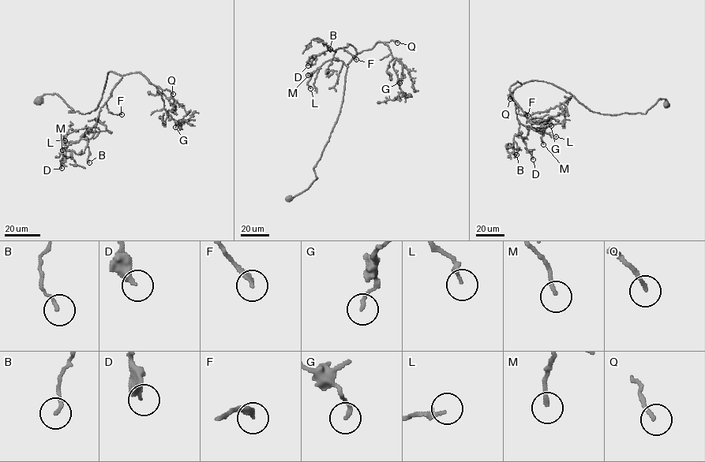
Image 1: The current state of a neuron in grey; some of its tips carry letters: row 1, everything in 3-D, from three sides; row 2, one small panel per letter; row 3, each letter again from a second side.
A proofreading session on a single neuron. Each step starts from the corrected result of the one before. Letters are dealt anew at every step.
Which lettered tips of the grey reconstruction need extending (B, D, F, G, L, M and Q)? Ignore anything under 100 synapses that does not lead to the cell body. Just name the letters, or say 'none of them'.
F, Q

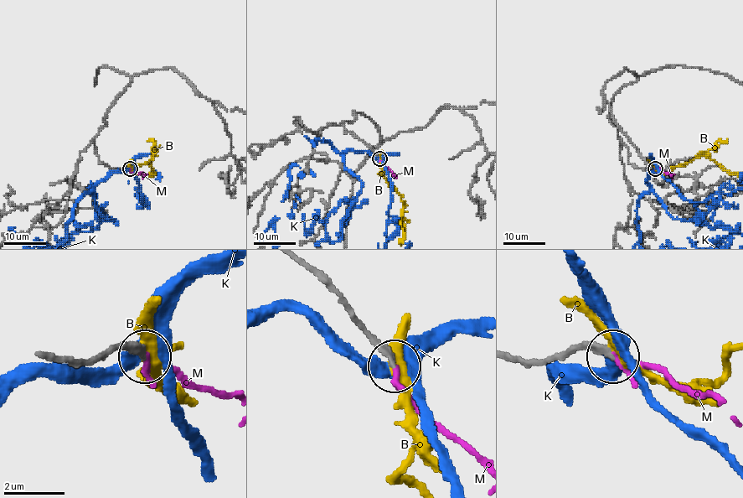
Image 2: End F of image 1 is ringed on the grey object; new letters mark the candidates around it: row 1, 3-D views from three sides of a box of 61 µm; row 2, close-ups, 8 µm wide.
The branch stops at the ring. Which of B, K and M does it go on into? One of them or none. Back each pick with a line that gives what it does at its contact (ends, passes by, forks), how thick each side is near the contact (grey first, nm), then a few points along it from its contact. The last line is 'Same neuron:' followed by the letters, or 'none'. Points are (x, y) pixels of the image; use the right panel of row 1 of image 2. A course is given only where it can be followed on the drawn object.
M: it passes by | 200/160 nm | via (655, 168), (675, 175)
Same neuron: M

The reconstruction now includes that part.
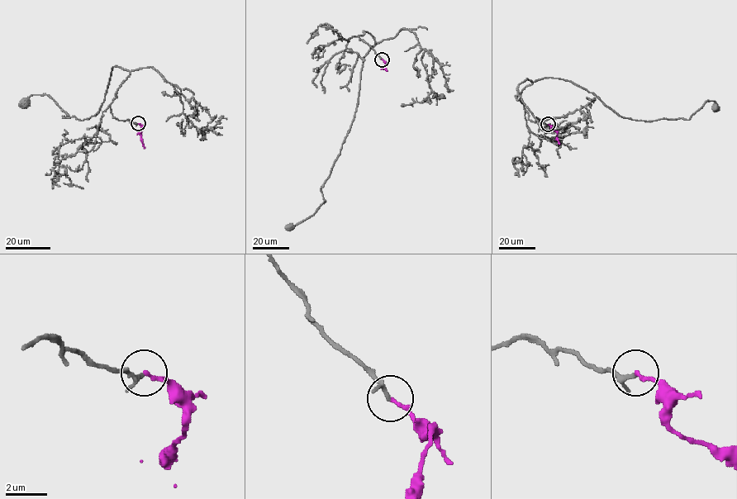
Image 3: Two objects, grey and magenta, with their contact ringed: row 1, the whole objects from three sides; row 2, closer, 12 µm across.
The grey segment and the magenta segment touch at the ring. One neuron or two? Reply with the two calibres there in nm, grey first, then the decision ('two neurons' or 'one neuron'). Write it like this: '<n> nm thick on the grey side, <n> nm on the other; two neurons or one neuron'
150 nm thick on the grey side, 180 nm on the other; two neurons

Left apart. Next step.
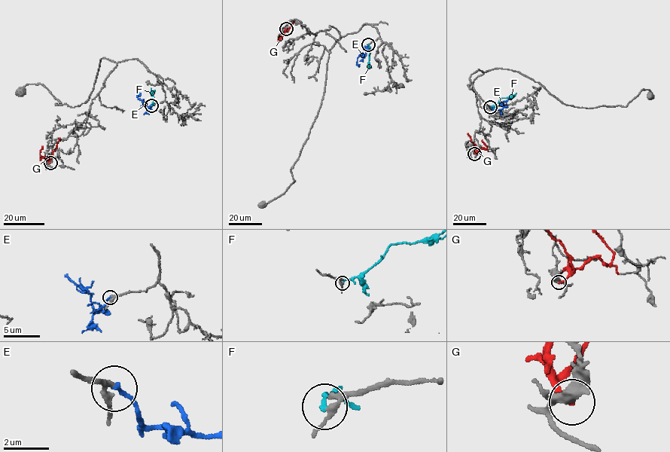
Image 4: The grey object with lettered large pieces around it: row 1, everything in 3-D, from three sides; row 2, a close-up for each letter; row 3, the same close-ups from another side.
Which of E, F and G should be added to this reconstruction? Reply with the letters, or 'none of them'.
E

